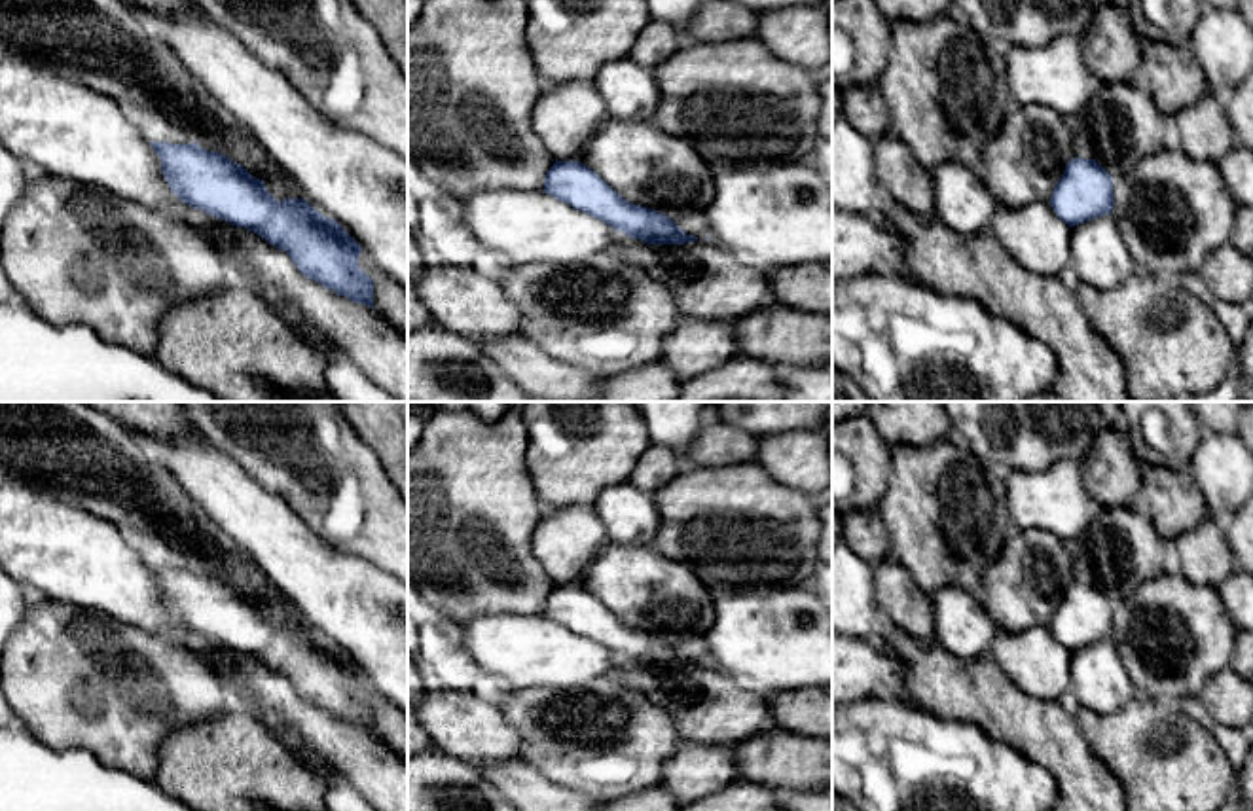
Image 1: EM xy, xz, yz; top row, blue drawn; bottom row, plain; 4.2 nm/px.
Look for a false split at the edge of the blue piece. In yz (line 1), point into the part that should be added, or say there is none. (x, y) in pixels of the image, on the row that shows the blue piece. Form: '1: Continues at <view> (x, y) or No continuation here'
1: No continuation here

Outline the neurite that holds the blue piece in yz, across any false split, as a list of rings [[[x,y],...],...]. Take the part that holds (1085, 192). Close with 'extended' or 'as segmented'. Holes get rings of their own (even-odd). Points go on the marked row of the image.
[[[1073,157],[1048,205],[1069,227],[1113,214],[1113,176],[1096,159]]] | as segmented

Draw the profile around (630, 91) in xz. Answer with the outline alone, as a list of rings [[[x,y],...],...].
[[[631,57],[605,63],[593,78],[608,116],[627,121],[650,121],[660,106],[660,87],[652,70]]]

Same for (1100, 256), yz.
[[[1113,214],[1071,227],[1067,279],[1113,290],[1135,273],[1130,248]]]

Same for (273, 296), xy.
[[[237,267],[231,269],[233,279],[250,286],[250,290],[288,326],[292,326],[311,347],[320,351],[326,358],[337,354],[336,347],[322,335],[317,322],[311,320],[288,294],[265,277],[248,275]]]

